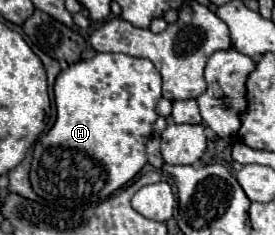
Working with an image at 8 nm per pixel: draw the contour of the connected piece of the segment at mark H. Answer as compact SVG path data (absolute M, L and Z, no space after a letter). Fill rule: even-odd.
M95 54L93 58L89 60L81 60L81 62L75 62L71 64L67 70L63 70L57 80L55 80L55 108L57 108L57 120L53 124L53 128L35 144L33 148L33 162L31 162L31 172L29 172L29 178L31 178L31 186L33 186L33 192L37 196L41 196L51 208L55 210L85 210L85 208L91 208L91 206L97 206L99 202L103 202L105 198L109 198L113 192L117 192L119 188L123 188L127 182L131 182L139 170L147 164L147 154L145 154L145 148L147 148L147 140L153 132L153 124L157 120L157 112L155 112L155 106L161 98L161 74L157 72L157 68L145 60L145 58L133 58L133 56L127 56L127 54ZM81 154L81 160L89 160L89 162L67 162L67 160L75 160L75 156Z

